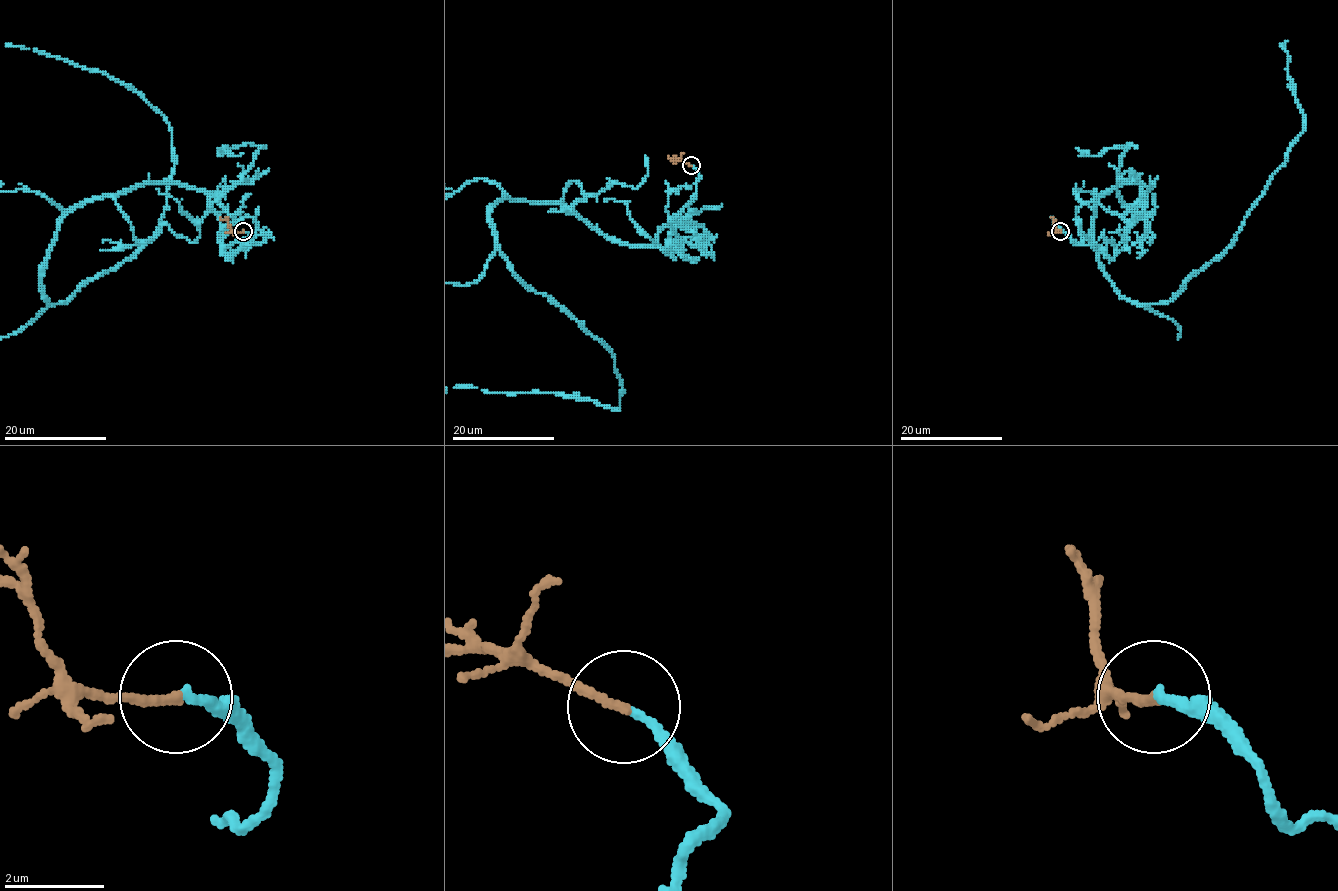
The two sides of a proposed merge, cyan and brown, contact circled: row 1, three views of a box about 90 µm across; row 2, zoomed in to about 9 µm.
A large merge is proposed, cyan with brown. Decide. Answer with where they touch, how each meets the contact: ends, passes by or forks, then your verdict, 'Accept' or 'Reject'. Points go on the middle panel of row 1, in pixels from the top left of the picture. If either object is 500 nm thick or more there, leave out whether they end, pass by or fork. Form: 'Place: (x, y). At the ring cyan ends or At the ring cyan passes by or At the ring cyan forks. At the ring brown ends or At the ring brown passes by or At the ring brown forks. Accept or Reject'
Place: (691, 165). At the ring cyan ends. At the ring brown ends. Accept

